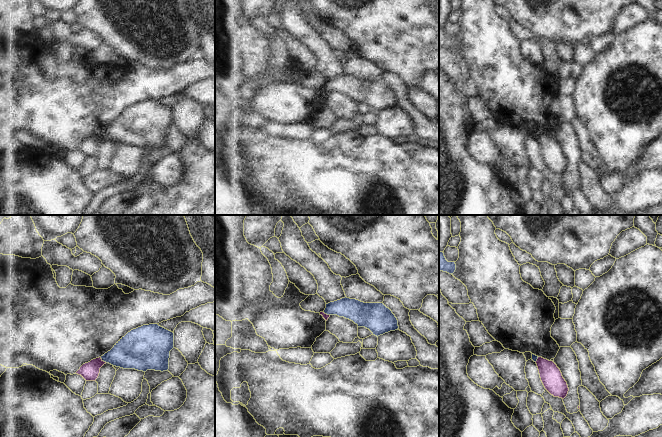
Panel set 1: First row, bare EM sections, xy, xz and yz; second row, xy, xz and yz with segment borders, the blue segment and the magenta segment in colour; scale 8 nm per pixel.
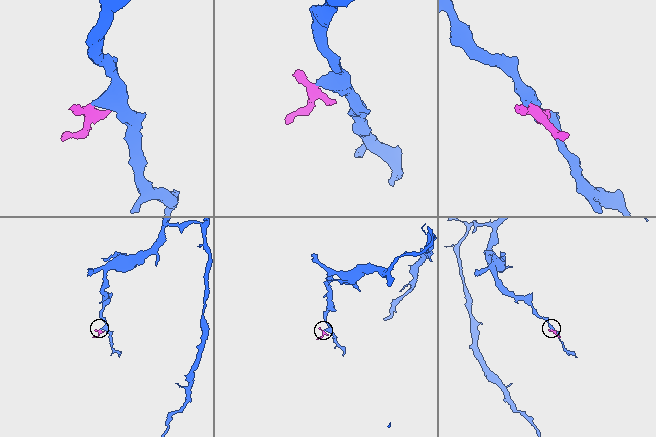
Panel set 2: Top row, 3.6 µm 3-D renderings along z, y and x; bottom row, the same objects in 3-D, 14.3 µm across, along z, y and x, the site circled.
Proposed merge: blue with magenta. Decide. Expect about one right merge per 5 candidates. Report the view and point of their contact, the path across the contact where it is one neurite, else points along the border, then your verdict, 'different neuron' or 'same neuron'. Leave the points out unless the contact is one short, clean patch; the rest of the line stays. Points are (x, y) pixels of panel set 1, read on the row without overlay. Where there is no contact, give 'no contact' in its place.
xy (103, 136) | along xy (100, 133), (106, 138) | different neuron

